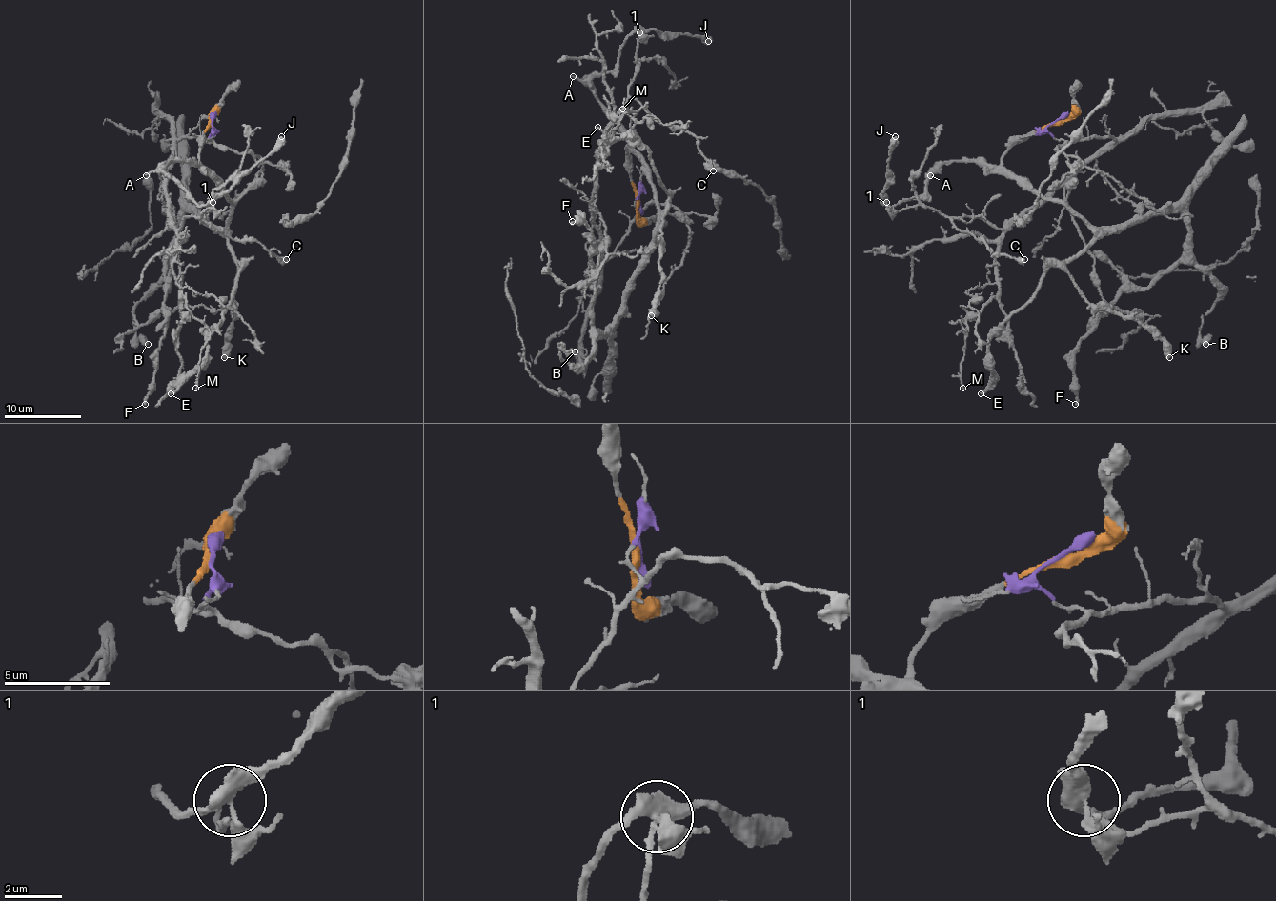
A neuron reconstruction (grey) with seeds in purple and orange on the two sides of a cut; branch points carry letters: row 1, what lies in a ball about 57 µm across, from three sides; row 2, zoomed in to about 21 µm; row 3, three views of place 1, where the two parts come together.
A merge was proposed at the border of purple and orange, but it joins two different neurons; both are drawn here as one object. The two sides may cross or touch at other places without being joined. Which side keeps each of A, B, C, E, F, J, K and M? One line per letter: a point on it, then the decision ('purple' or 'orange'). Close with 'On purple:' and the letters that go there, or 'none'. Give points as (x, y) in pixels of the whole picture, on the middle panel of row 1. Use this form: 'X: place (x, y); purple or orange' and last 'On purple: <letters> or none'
A: place (573, 76); orange
B: place (575, 351); orange
C: place (713, 170); purple
E: place (597, 127); orange
F: place (572, 221); orange
J: place (708, 41); orange
K: place (651, 315); orange
M: place (622, 109); purple
On purple: C, M

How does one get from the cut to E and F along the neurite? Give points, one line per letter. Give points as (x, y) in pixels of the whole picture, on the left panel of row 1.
E: (211, 121), (201, 165), (230, 200), (228, 236), (241, 267), (224, 317), (207, 338), (207, 358), (170, 394)
F: (211, 121), (199, 155), (226, 192), (228, 223), (212, 227), (188, 211), (166, 257), (164, 336), (145, 404)

